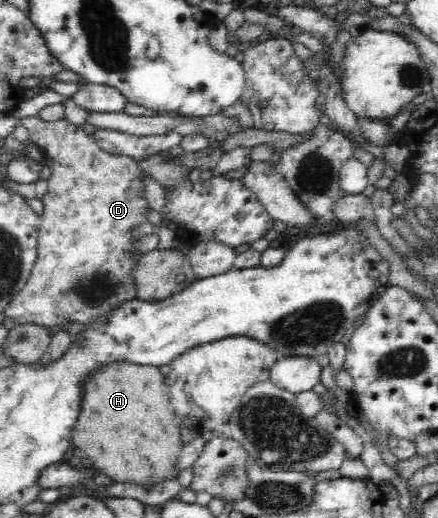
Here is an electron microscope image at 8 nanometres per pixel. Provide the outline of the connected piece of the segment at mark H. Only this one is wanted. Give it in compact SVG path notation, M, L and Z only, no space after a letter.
M114 361L100 365L82 378L82 397L74 427L70 429L73 451L91 460L96 470L106 474L116 483L136 482L154 487L167 477L176 477L171 467L184 446L181 434L172 417L167 394L162 389L164 375L154 366L144 366L128 361Z

